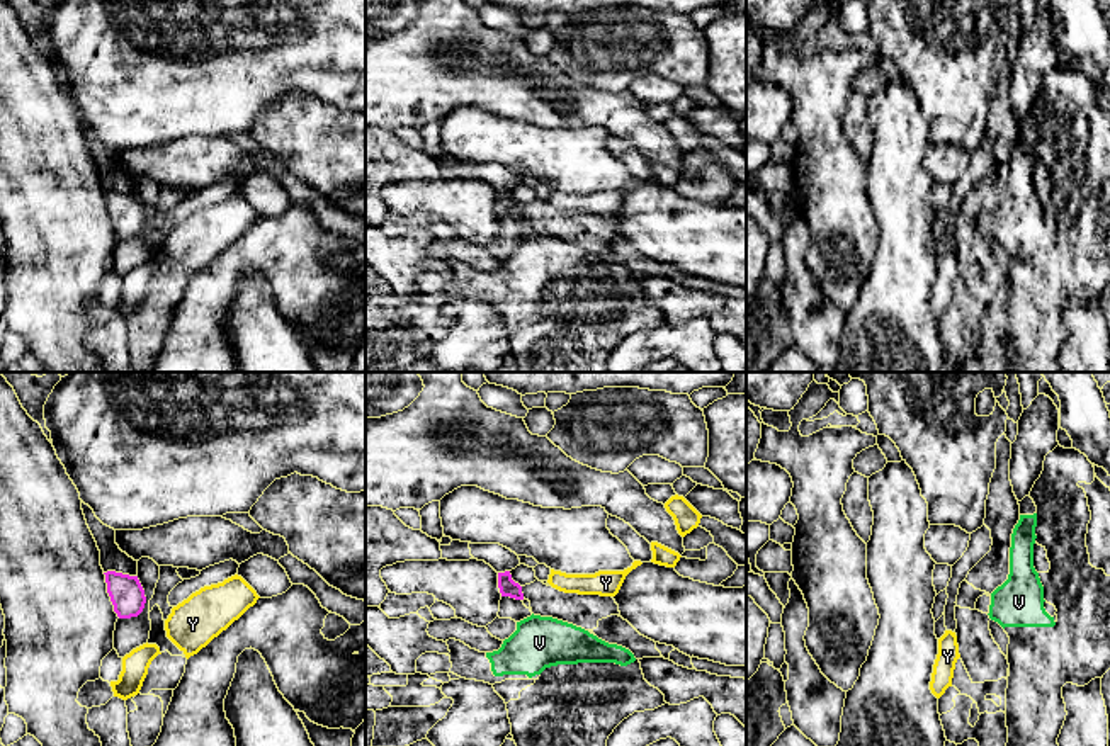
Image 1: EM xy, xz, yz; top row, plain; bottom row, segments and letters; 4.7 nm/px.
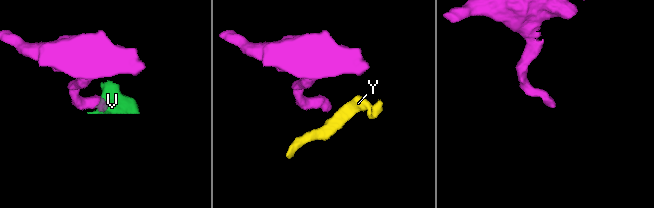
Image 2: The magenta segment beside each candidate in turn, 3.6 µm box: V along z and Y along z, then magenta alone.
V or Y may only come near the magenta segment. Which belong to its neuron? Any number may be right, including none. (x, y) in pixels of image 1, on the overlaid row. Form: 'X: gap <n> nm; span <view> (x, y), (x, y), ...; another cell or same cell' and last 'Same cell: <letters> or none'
V: gap 90 nm; span xz (522, 599), (532, 614); same cell
Y: gap 120 nm; span xy (141, 610), (165, 621); another cell
Same cell: V

